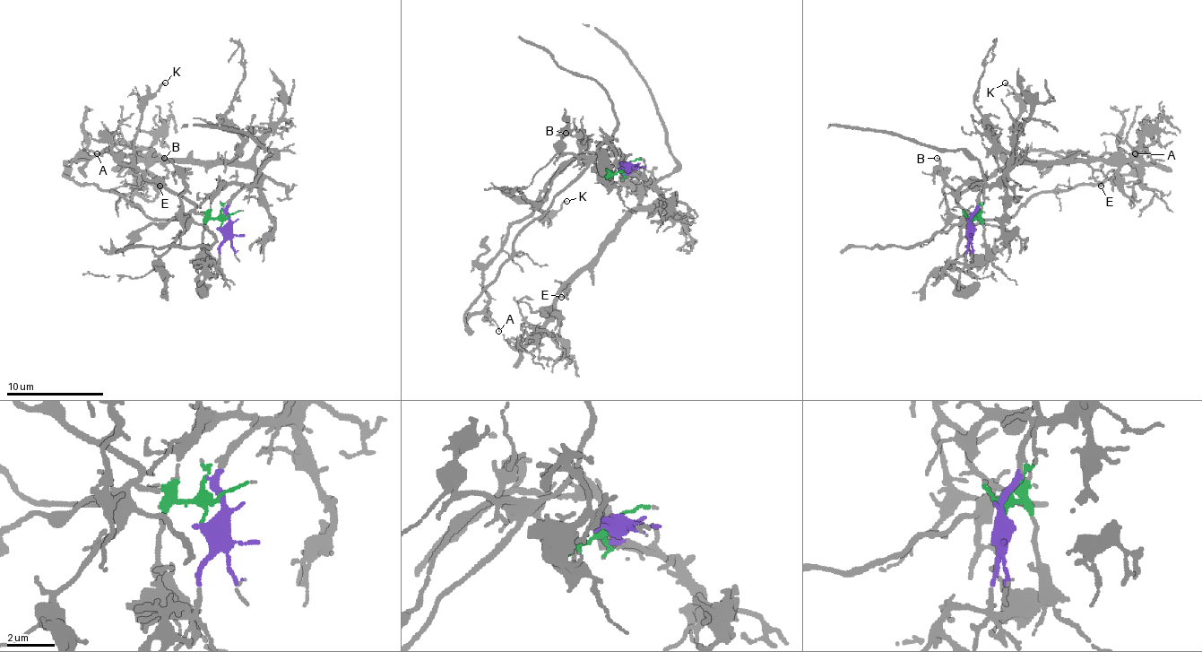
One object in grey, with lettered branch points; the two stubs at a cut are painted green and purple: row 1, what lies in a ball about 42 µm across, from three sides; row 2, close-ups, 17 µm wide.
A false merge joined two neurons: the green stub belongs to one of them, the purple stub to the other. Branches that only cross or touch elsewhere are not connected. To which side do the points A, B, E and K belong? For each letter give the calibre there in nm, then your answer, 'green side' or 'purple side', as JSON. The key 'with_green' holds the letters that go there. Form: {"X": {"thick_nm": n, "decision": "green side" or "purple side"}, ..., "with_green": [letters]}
{"A": {"thick_nm": 100, "decision": "green side"}, "B": {"thick_nm": 140, "decision": "green side"}, "E": {"thick_nm": 130, "decision": "purple side"}, "K": {"thick_nm": 110, "decision": "green side"}, "with_green": ["A", "B", "K"]}

